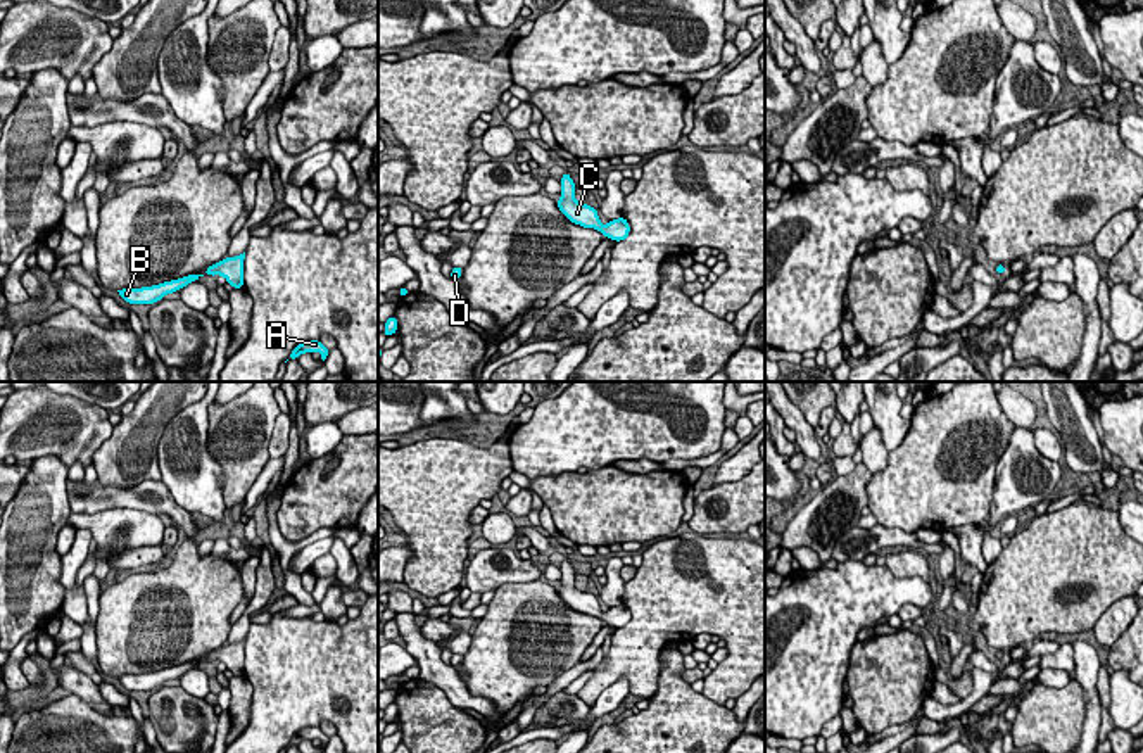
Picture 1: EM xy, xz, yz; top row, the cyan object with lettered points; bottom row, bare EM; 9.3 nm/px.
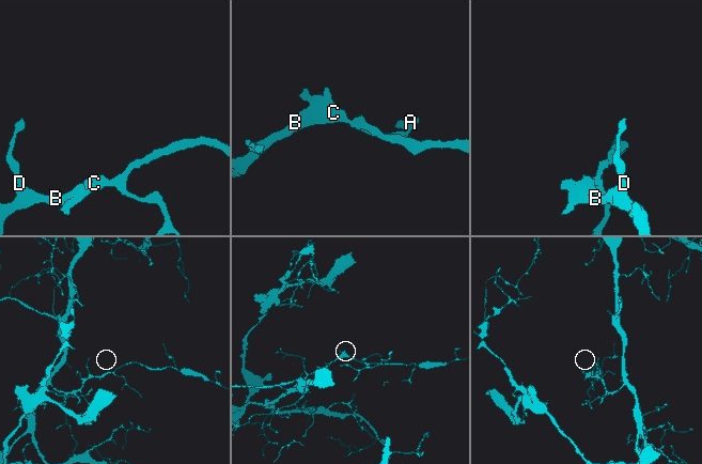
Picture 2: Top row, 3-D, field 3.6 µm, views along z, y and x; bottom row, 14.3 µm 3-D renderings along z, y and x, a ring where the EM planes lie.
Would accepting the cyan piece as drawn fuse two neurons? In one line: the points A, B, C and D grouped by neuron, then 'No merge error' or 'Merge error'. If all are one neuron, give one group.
Groups: A B C D. No merge error

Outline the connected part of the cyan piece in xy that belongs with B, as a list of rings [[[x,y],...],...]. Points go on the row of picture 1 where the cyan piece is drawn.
[[[245,252],[240,254],[240,256],[235,256],[235,257],[221,259],[219,263],[209,266],[202,275],[188,275],[188,276],[183,276],[183,278],[178,278],[178,280],[164,282],[164,283],[159,283],[159,285],[145,287],[145,288],[142,288],[142,287],[138,287],[138,288],[121,288],[121,290],[117,290],[117,292],[119,292],[119,295],[121,295],[128,304],[154,304],[154,302],[161,301],[166,294],[173,294],[173,292],[176,292],[176,290],[181,290],[183,287],[186,287],[186,285],[192,283],[192,282],[197,282],[197,280],[199,280],[200,276],[204,276],[204,275],[209,275],[209,276],[211,276],[211,275],[212,275],[212,276],[221,275],[221,276],[226,278],[226,282],[228,282],[233,288],[243,288],[243,259],[245,259]]]

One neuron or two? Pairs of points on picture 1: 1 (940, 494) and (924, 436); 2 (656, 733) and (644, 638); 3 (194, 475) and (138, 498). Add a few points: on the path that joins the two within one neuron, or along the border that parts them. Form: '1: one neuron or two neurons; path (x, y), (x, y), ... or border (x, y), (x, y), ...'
1: one neuron; path (940, 480), (933, 467), (933, 449)
2: two neurons; border (662, 670), (656, 691), (648, 698)
3: two neurons; border (161, 479), (170, 494), (190, 512)

